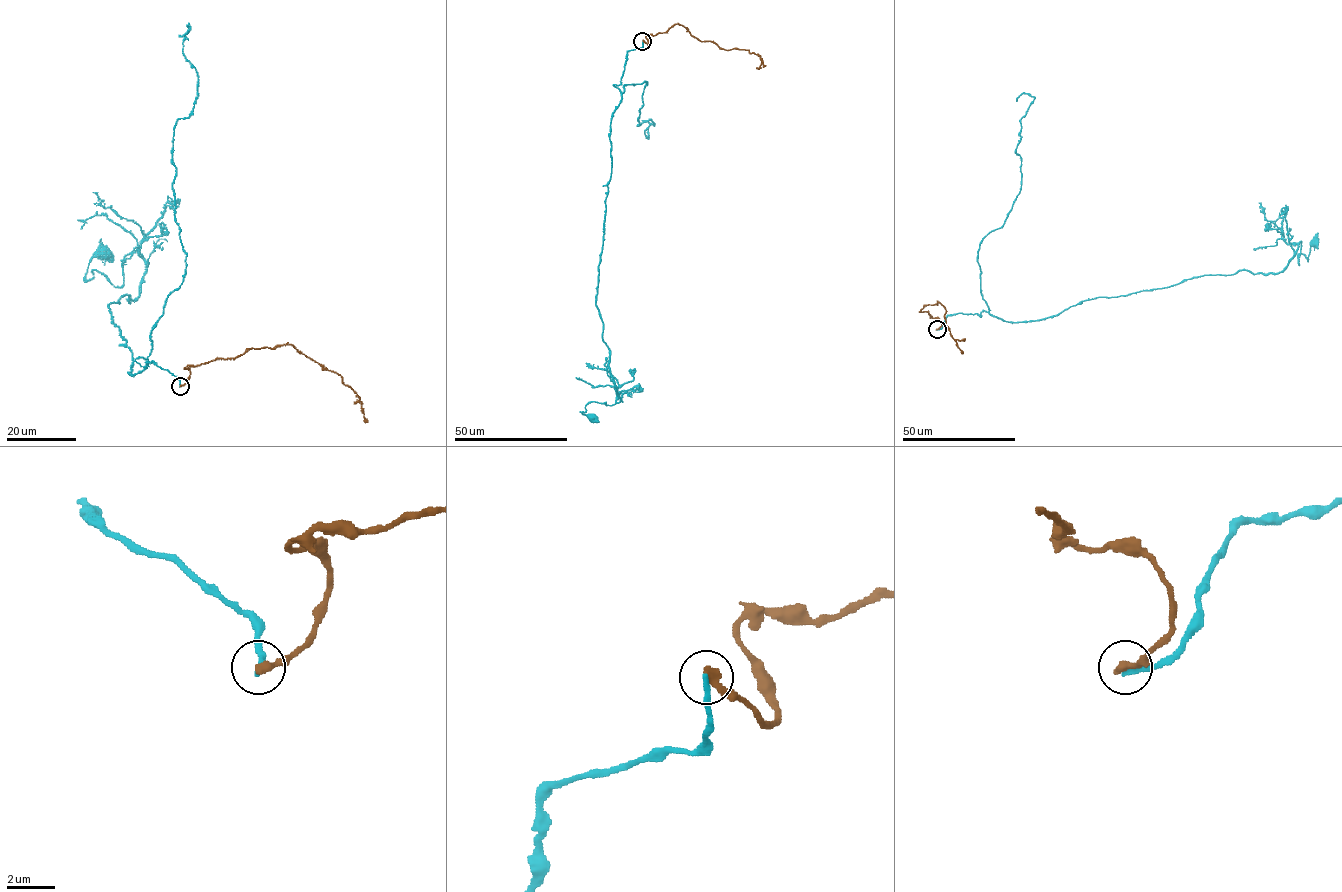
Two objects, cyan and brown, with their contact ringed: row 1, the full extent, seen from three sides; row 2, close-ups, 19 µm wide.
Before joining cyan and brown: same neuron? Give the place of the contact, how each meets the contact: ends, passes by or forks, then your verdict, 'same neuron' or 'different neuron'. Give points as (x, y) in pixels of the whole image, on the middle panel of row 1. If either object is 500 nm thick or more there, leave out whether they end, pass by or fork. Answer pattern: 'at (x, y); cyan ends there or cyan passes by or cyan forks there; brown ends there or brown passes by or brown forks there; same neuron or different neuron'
at (642, 41); cyan ends there; brown ends there; different neuron

